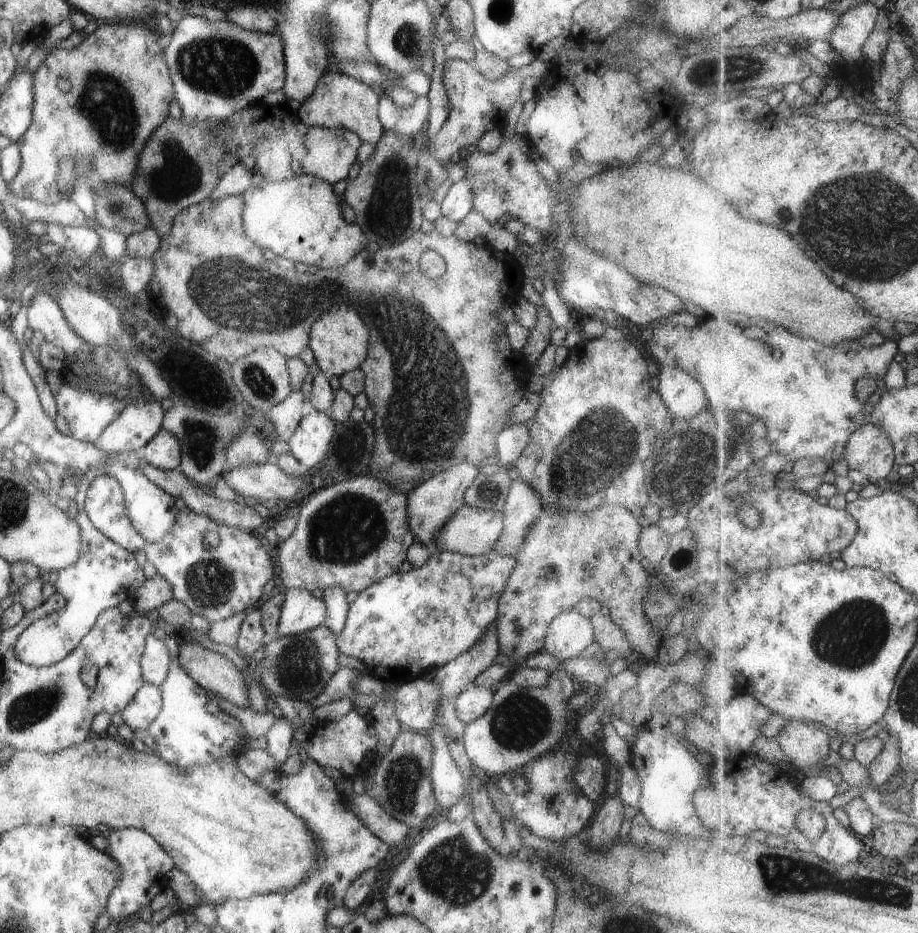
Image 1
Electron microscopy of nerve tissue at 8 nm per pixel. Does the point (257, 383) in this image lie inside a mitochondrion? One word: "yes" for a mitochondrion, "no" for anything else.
yes

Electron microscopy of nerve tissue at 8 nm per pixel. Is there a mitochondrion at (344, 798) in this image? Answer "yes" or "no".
no

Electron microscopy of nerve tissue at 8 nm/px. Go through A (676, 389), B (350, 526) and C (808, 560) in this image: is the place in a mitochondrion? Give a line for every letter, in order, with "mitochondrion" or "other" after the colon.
A: other
B: mitochondrion
C: other

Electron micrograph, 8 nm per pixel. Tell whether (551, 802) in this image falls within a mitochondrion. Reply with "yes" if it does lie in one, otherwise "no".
yes

